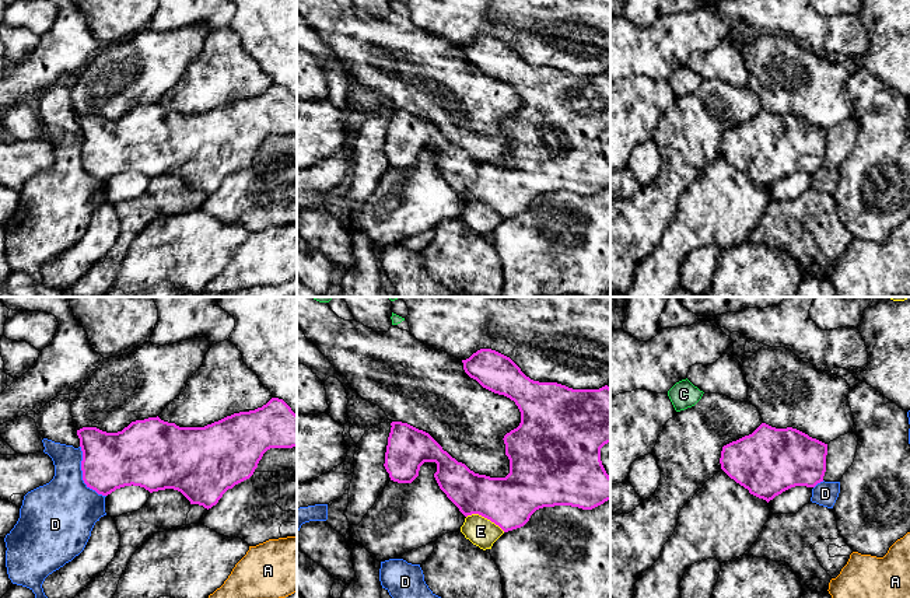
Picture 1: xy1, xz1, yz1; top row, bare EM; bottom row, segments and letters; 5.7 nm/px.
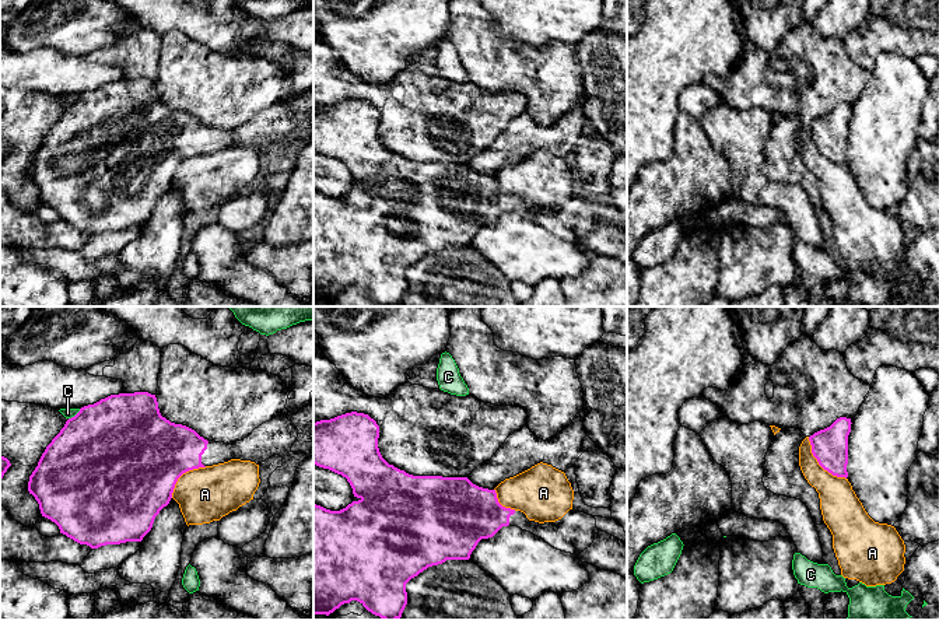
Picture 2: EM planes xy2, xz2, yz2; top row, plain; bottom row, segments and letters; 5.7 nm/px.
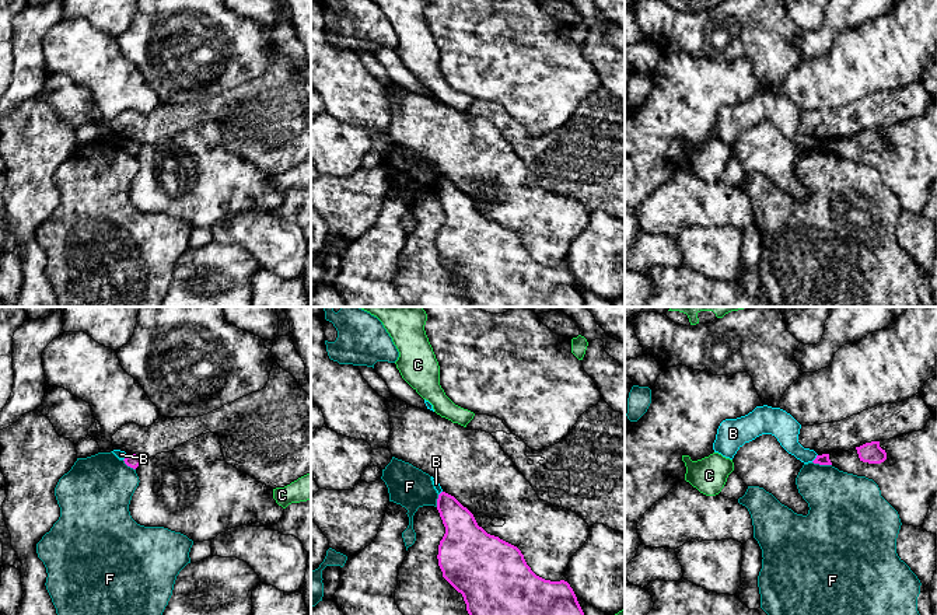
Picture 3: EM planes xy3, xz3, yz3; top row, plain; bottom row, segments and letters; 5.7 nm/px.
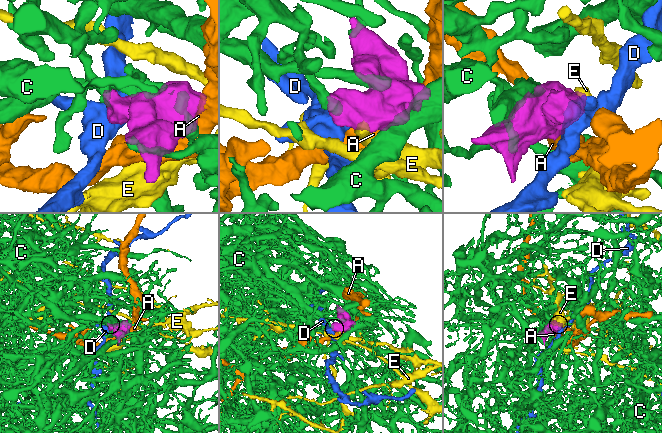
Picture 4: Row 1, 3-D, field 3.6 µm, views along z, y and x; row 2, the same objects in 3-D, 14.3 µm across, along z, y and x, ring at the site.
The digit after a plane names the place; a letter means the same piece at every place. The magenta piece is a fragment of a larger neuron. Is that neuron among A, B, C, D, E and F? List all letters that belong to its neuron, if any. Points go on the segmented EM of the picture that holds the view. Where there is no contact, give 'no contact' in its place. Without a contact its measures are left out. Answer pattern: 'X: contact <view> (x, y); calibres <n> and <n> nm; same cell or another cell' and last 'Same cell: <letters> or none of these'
A: contact yz2 (819, 463); calibres 200 and 220 nm; another cell
B: contact yz3 (815, 458); calibres 60 and 160 nm; another cell
C: contact xy2 (76, 414); calibres 500 and 60 nm; another cell
D: contact xy1 (83, 475); calibres 320 and 380 nm; another cell
E: contact xz1 (486, 517); calibres 300 and 160 nm; another cell
F: contact yz3 (822, 464); calibres 60 and 360 nm; another cell
Same cell: none of these

